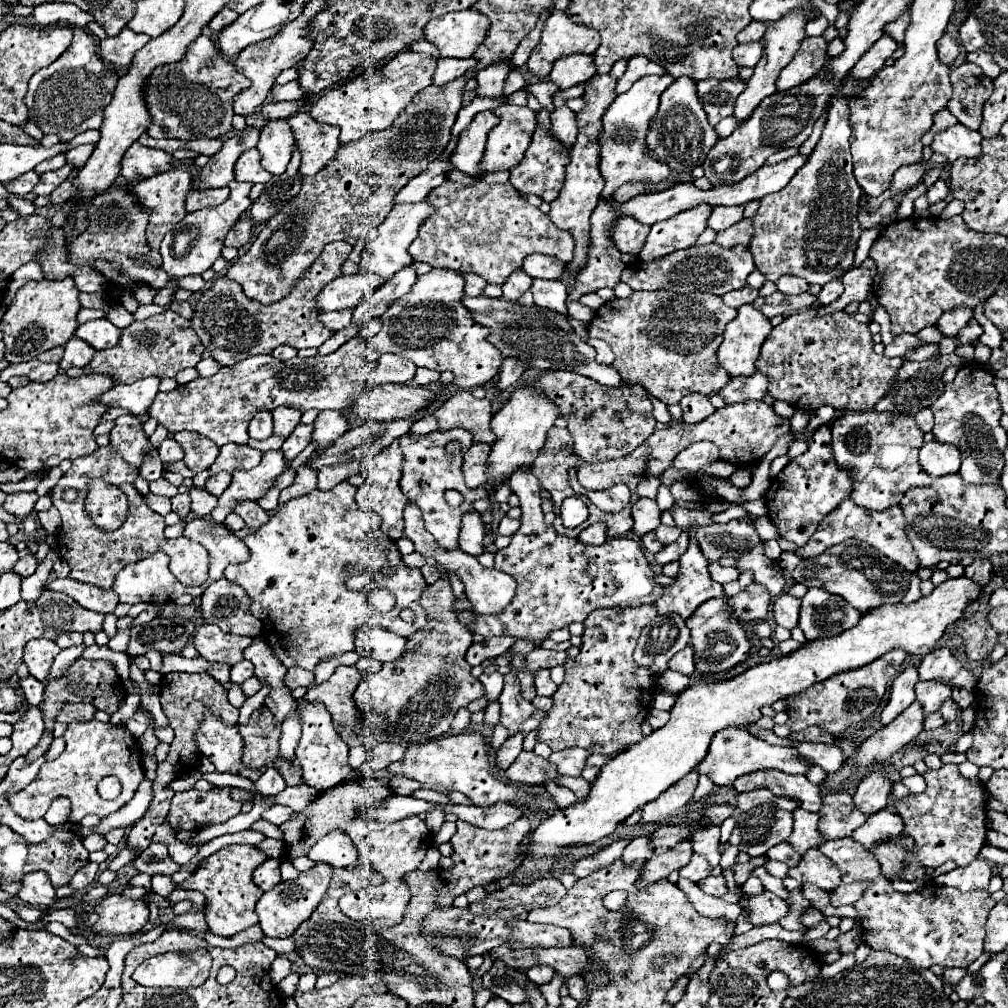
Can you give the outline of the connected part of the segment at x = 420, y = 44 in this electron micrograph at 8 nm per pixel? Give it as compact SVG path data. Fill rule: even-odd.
M418 39L418 41L410 43L408 49L412 49L412 51L420 51L420 53L428 53L428 55L432 55L432 57L436 57L436 59L440 57L440 55L438 55L438 49L432 47L426 39Z

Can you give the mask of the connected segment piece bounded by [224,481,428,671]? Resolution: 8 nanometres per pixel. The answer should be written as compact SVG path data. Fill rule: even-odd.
M342 481L336 487L322 491L312 489L310 493L290 499L280 507L276 515L270 517L266 525L262 525L258 531L244 537L246 547L250 549L250 559L238 565L228 565L224 571L224 577L244 587L248 593L252 605L250 611L263 623L262 637L272 647L274 655L286 665L286 667L302 667L312 671L320 661L328 657L338 657L354 649L354 637L356 631L370 623L380 623L384 629L398 633L402 637L414 635L418 629L422 629L428 623L428 613L420 607L420 595L428 587L424 581L420 569L410 569L402 563L402 557L396 549L396 543L382 533L380 519L374 513L364 513L356 503L356 489L350 485L350 481ZM390 567L392 575L384 575L382 569ZM370 571L372 581L362 591L348 591L344 587L344 579L348 579L352 573ZM372 589L388 589L396 597L396 605L386 615L378 615L370 607L366 607L366 599L370 597ZM402 609L412 609L416 613L416 619L412 623L406 623L400 619Z

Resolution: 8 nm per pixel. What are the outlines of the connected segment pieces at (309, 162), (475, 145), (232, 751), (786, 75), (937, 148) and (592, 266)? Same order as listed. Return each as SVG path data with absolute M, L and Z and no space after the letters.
M300 111L288 119L290 129L294 131L296 145L302 153L300 175L316 175L322 167L326 167L340 147L338 143L338 127L316 123L306 111Z
M482 111L474 117L474 121L460 133L458 145L450 157L450 163L470 177L478 177L482 173L484 145L490 127L498 123L498 117L492 111Z
M206 709L204 711L204 719L194 735L194 741L200 749L202 755L206 755L214 765L216 765L216 771L230 771L230 773L238 773L242 777L248 777L252 781L256 781L262 773L256 771L256 769L244 769L240 765L240 757L242 757L242 737L238 735L238 727L234 725L226 725L216 713L212 713L212 709Z
M806 37L794 55L794 59L782 69L776 87L786 91L806 79L814 77L826 63L826 39L824 37Z
M956 123L956 125L936 133L930 149L934 153L946 155L948 161L952 163L958 157L978 157L980 141L982 141L982 135L978 131L972 131L972 129L964 127L962 123Z
M598 201L590 223L592 223L592 245L586 267L576 275L576 287L568 293L568 299L580 299L584 293L594 293L602 287L616 287L624 271L620 251L610 243L610 227L616 219L616 211L610 203Z

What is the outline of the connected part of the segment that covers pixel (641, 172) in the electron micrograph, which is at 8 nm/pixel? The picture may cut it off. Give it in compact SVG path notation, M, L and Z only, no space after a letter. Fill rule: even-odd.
M672 75L642 77L626 93L618 95L610 103L606 113L602 115L602 131L598 135L598 145L600 145L600 173L602 173L604 181L606 181L606 187L602 191L604 199L612 199L614 191L618 187L622 187L624 183L640 183L640 181L644 181L646 185L656 185L656 183L666 181L672 175L678 177L680 181L688 181L692 177L692 171L674 171L664 161L652 159L644 151L650 121L658 113L660 95L672 81L674 81Z

